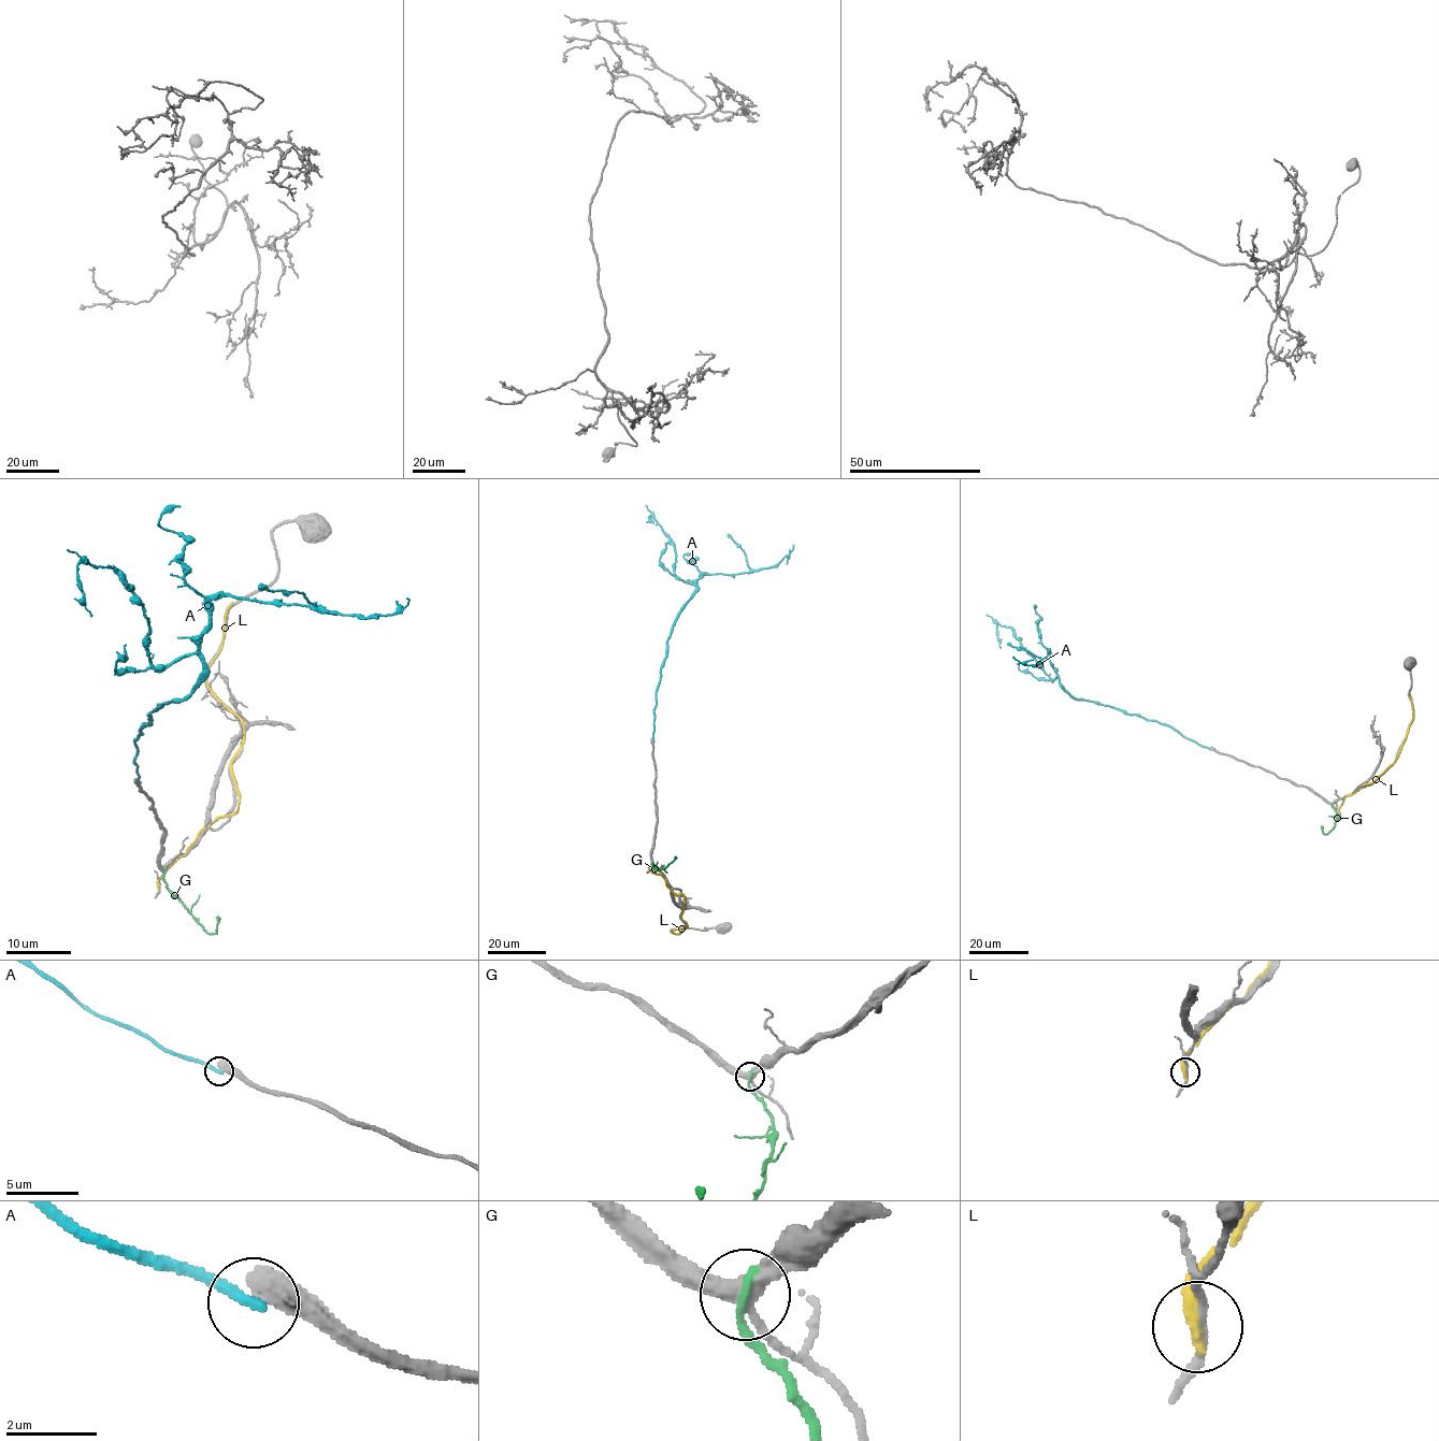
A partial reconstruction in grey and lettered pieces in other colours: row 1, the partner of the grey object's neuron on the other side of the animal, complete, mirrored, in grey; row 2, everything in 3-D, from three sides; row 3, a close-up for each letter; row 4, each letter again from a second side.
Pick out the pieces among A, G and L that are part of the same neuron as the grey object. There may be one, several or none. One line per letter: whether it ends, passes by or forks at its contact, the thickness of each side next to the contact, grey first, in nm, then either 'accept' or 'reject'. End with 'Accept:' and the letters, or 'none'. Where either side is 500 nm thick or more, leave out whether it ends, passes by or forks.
A: calibres 600 and 280 nm; reject
G: it ends; calibres 360 and 240 nm; reject
L: it ends; calibres 170 and 320 nm; reject
Accept: none

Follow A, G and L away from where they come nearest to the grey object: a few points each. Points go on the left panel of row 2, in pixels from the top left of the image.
A: (139, 783), (141, 729), (181, 702), (203, 662), (156, 667), (137, 595), (111, 567), (81, 563), (90, 617)
G: (163, 870), (169, 890), (206, 933), (217, 931), (215, 917)
L: (158, 887), (160, 878), (205, 826), (238, 807), (231, 766), (242, 745), (241, 721), (206, 679), (232, 602)

